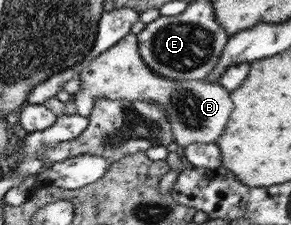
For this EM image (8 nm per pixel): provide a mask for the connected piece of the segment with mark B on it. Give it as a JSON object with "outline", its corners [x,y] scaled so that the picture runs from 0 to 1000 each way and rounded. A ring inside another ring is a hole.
{"outline":[[[447,142],[399,200],[292,280],[271,316],[275,391],[244,427],[261,502],[302,520],[330,440],[426,440],[426,449],[529,449],[570,493],[591,564],[598,631],[619,653],[667,636],[735,636],[770,591],[804,467],[790,413],[725,360],[584,360],[540,333],[474,231],[471,156]]]}

